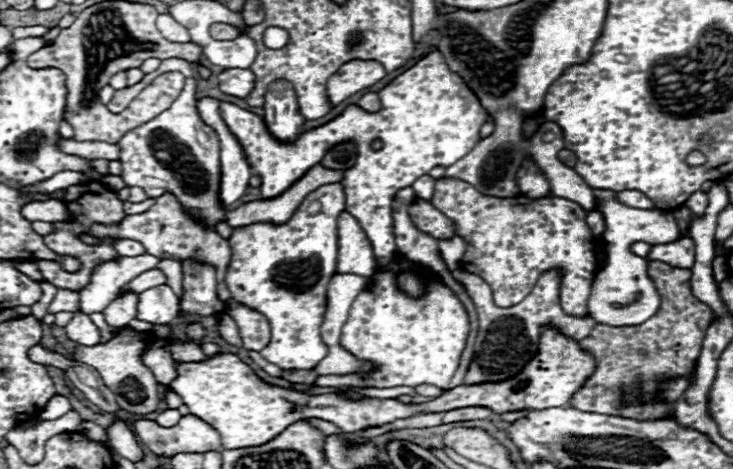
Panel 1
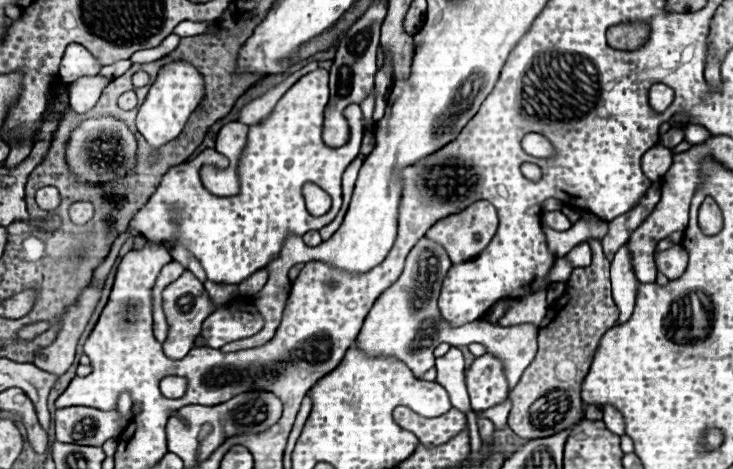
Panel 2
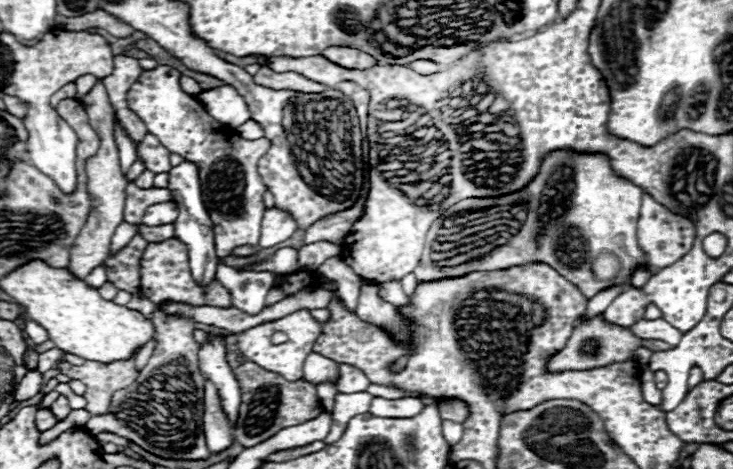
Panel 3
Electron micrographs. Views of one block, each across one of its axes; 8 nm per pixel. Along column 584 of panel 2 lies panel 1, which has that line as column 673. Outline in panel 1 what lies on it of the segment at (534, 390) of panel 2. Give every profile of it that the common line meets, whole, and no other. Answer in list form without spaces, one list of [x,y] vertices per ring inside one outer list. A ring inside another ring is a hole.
[[[648,262],[648,276],[660,294],[660,308],[650,320],[630,328],[596,326],[590,336],[580,342],[582,348],[594,354],[596,370],[572,396],[570,404],[574,408],[634,420],[666,418],[670,406],[652,404],[652,394],[656,392],[658,380],[686,376],[690,370],[694,370],[712,312],[706,304],[694,298],[690,290],[690,270],[664,266],[664,262]]]

